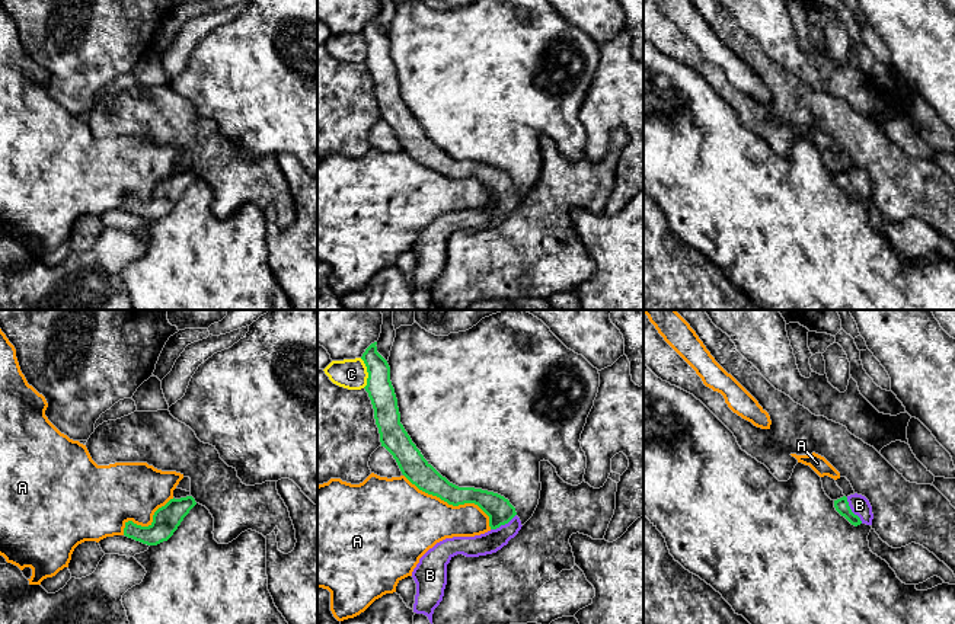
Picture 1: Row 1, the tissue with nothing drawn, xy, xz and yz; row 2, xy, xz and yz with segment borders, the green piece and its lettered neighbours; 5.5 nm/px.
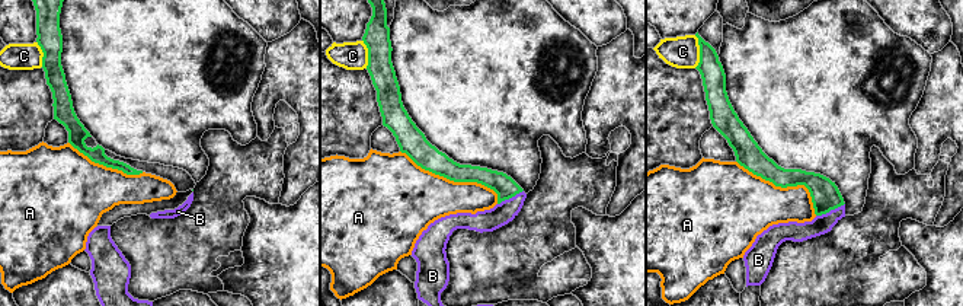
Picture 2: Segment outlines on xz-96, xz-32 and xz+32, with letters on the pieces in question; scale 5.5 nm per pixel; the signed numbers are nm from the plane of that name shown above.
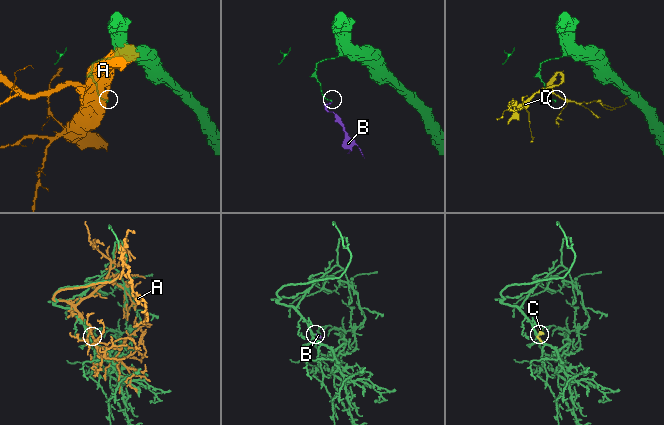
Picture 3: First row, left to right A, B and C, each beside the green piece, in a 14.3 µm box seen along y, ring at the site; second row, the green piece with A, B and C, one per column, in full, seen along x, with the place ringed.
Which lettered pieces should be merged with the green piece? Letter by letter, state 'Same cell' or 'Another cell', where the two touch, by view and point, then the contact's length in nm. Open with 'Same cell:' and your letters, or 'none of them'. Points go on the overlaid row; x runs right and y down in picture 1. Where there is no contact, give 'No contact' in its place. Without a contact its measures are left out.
Same cell: B
A: Another cell. Touches green at xz (452, 504). Shared border 550 nm
B: Same cell. Touches green at yz (850, 511). Shared border 170 nm
C: Another cell. Touches green at xz (367, 371). Shared border 170 nm

